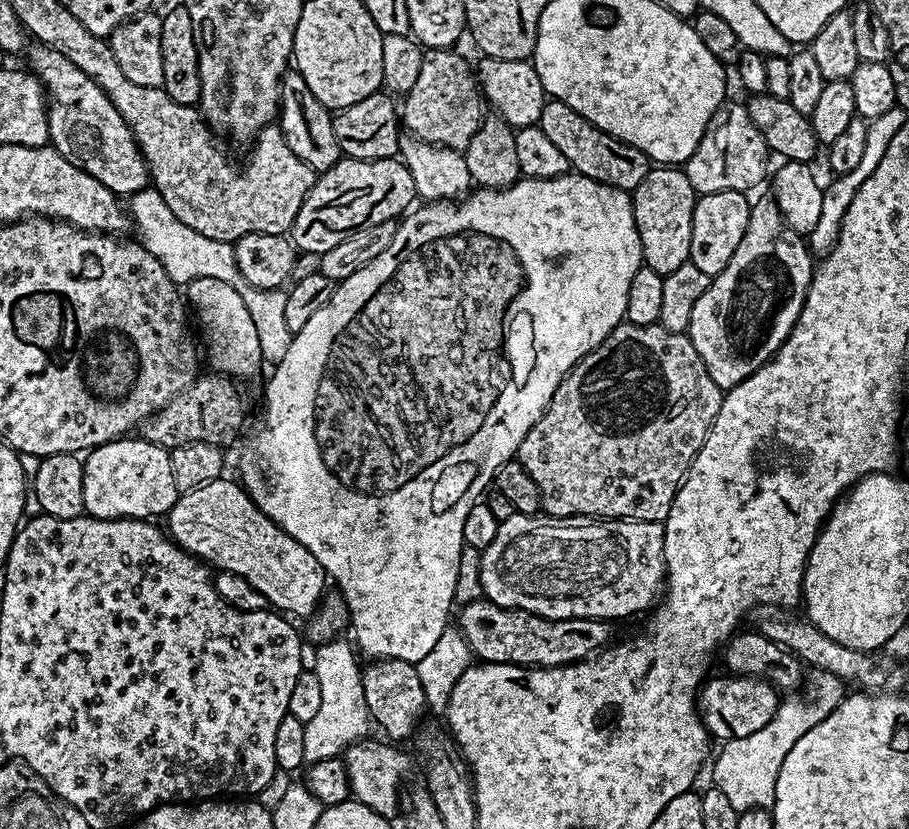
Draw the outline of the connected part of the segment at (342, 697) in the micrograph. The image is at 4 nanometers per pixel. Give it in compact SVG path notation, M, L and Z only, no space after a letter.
M337 638L328 640L315 649L316 661L310 664L311 671L316 673L318 686L322 686L322 706L318 714L304 725L306 730L305 761L334 760L356 741L369 735L370 717L366 706L366 694L362 690L362 664L356 661L358 652L351 643Z

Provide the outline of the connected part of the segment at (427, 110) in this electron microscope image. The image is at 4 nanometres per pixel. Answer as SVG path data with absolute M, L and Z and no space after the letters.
M429 48L425 51L422 71L403 100L403 127L417 140L443 148L465 148L470 138L474 138L482 119L482 93L477 83L477 73L473 65L468 65L452 48Z

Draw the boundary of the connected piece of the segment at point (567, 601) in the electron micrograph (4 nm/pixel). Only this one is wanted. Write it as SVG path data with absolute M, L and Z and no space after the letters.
M516 511L510 518L500 521L494 542L480 554L481 590L487 599L503 608L521 608L551 620L586 618L609 622L635 612L647 613L655 600L657 603L666 584L661 521L600 518L595 522L549 522L540 519L539 515L527 516Z

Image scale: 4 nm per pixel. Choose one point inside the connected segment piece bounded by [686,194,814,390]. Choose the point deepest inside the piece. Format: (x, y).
(748, 311)

